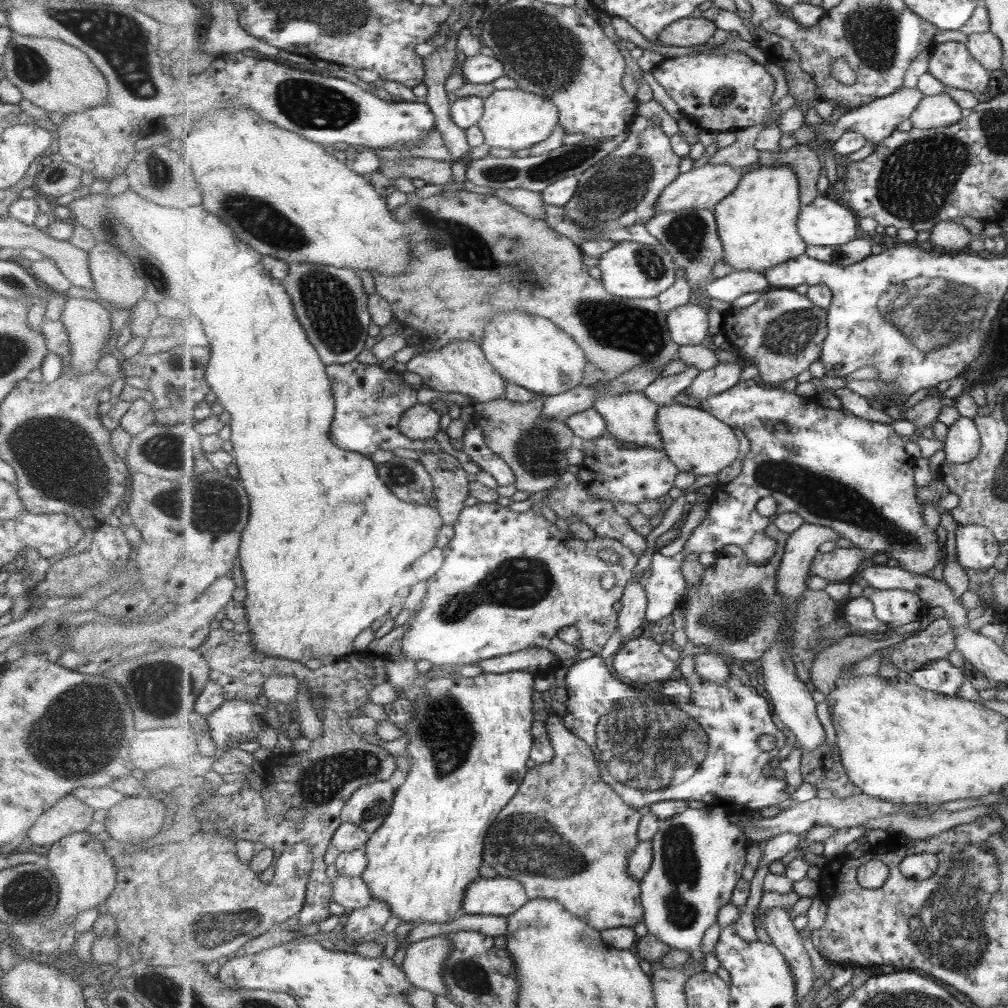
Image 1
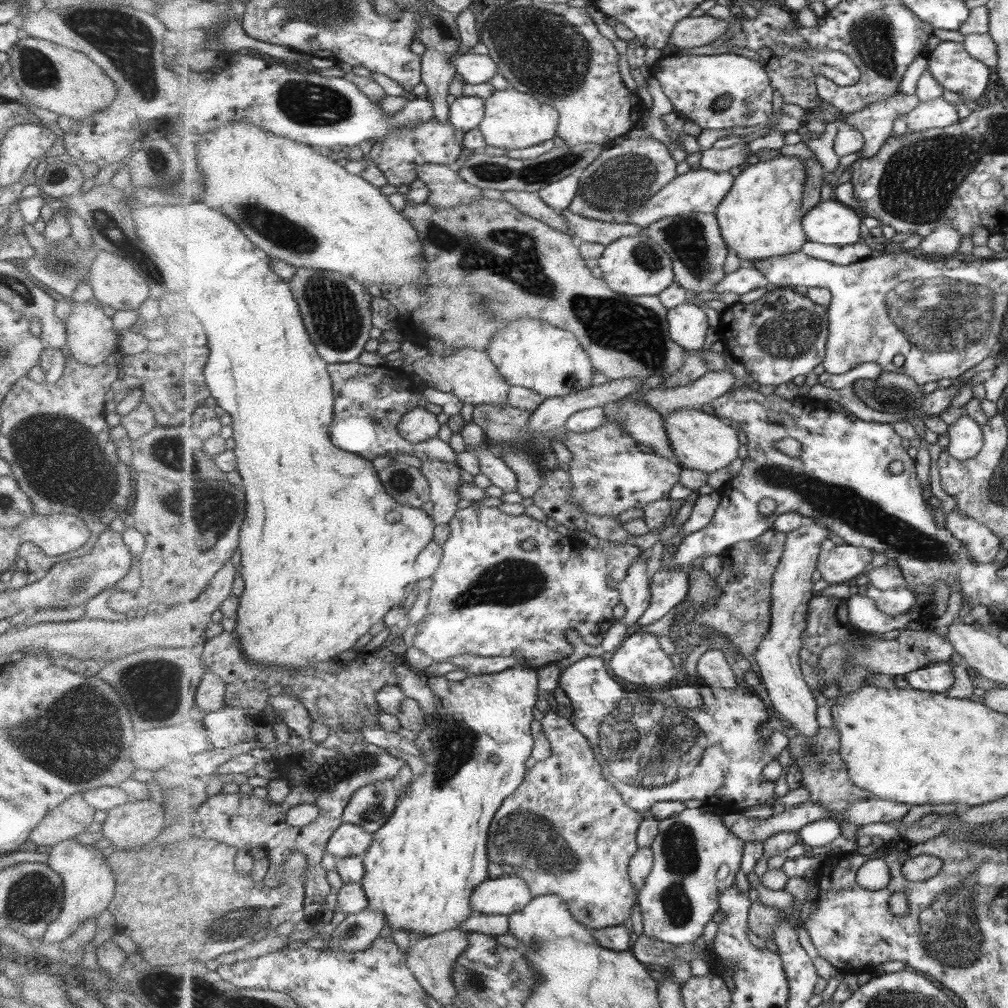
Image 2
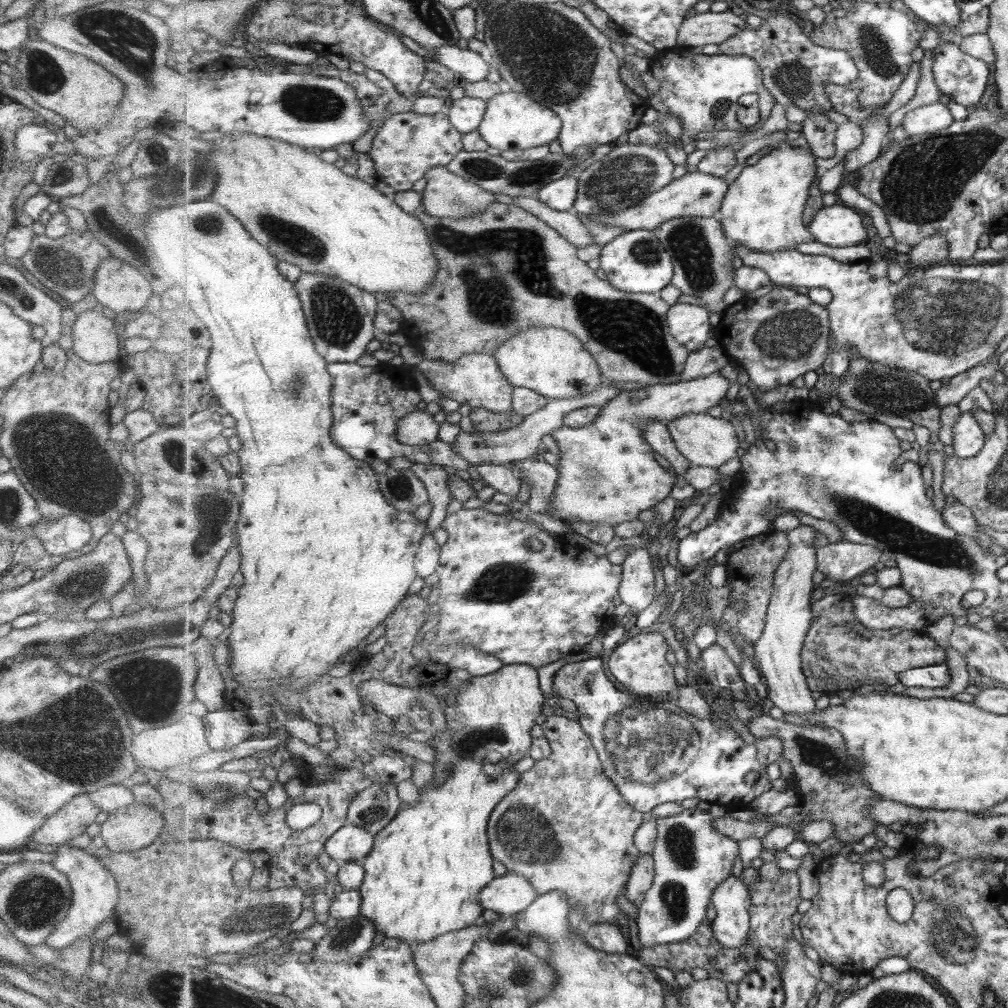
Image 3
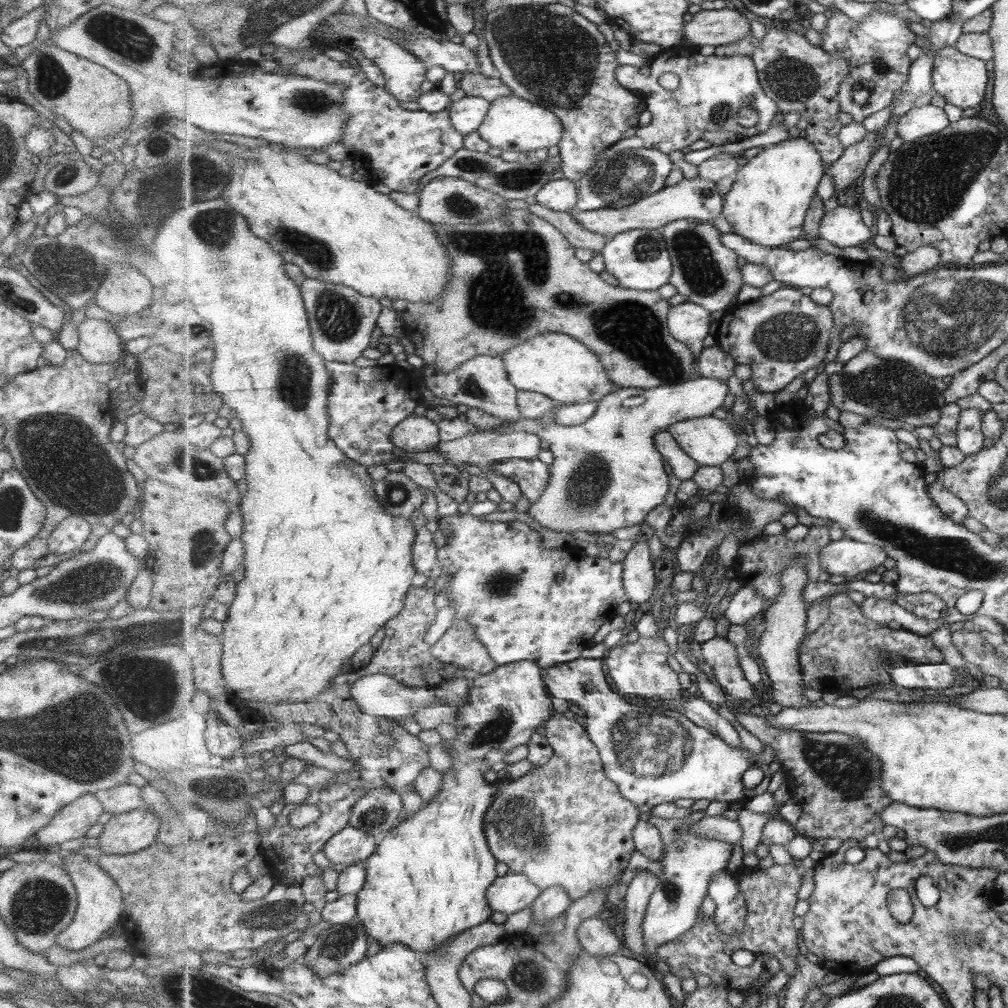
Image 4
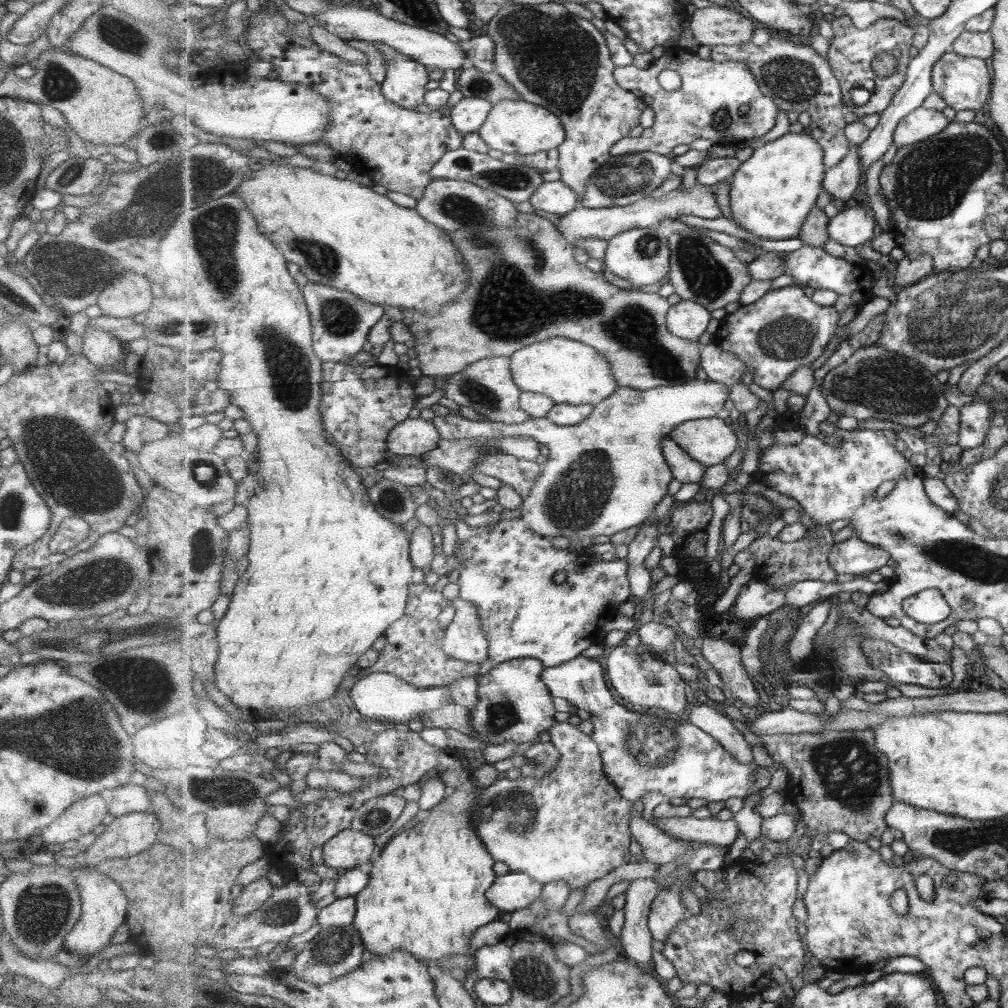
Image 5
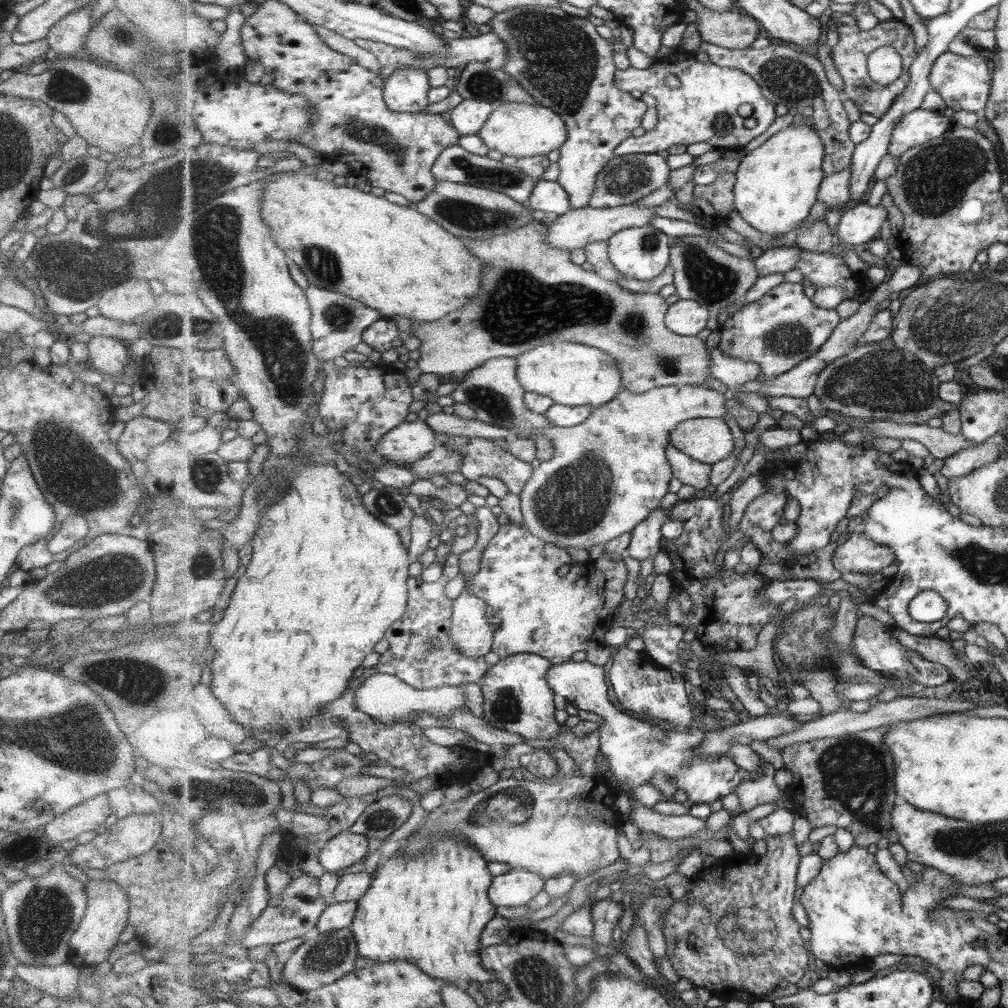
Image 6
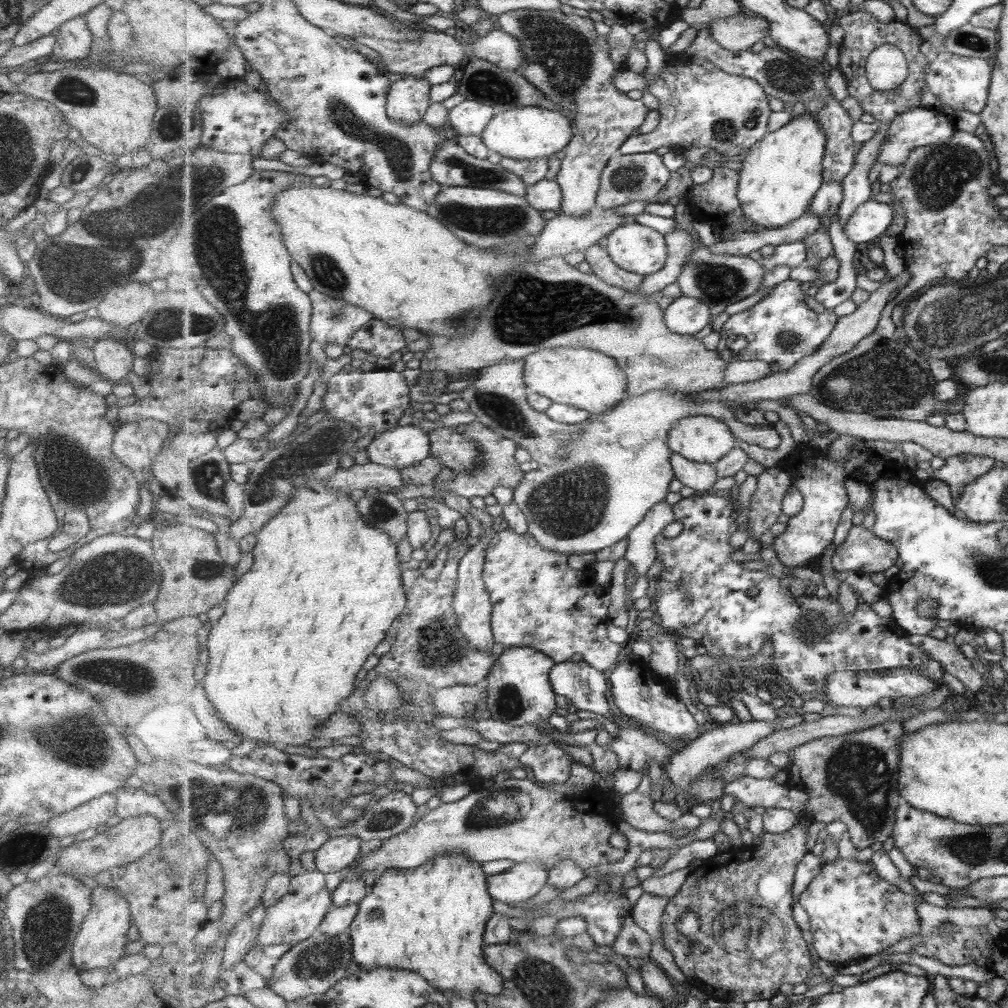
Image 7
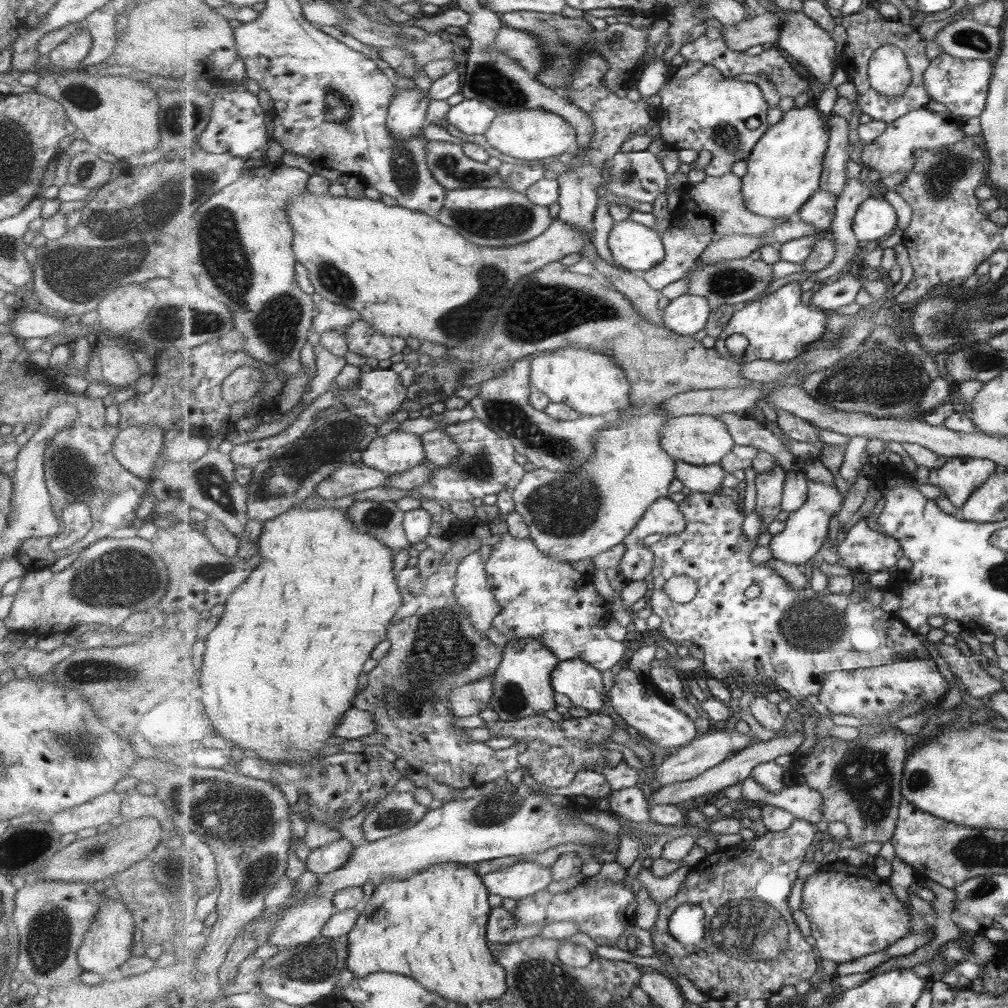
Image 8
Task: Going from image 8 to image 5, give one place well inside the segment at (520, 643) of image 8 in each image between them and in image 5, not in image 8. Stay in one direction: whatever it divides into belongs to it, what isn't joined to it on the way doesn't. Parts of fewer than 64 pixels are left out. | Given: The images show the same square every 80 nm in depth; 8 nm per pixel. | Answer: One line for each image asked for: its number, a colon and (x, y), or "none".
5: (515, 704)
6: (517, 696)
7: (519, 691)

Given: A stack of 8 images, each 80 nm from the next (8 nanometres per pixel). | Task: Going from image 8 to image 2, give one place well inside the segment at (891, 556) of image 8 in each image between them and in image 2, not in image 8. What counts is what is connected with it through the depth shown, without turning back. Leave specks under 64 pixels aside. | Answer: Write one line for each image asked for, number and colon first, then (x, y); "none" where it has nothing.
2: (844, 563)
3: (844, 560)
4: (848, 557)
5: (854, 556)
6: (859, 553)
7: (863, 551)

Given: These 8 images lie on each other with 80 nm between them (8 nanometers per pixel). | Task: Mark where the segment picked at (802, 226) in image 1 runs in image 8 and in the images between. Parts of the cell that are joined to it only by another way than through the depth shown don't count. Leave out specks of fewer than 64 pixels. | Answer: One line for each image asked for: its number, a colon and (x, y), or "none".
2: (831, 222)
3: (839, 225)
4: (845, 226)
5: (854, 225)
6: (862, 223)
7: (871, 220)
8: (876, 217)

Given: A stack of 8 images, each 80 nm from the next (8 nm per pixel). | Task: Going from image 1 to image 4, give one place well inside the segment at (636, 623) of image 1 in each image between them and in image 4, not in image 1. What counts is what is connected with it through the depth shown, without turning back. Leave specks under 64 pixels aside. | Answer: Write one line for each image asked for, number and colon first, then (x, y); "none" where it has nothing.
2: (636, 594)
3: (637, 590)
4: (639, 575)

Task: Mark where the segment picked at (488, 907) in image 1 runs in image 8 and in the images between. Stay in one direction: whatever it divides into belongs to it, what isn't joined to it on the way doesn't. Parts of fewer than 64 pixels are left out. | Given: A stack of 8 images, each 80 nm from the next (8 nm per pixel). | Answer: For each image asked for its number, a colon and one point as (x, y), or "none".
2: (507, 895)
3: (509, 895)
4: (513, 893)
5: (516, 891)
6: (517, 888)
7: (525, 881)
8: (524, 879)

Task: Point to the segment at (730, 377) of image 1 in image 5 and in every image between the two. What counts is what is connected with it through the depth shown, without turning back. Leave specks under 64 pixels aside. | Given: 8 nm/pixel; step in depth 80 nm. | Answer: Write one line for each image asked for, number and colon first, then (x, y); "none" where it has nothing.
2: (666, 401)
3: (608, 473)
4: (607, 474)
5: (608, 474)

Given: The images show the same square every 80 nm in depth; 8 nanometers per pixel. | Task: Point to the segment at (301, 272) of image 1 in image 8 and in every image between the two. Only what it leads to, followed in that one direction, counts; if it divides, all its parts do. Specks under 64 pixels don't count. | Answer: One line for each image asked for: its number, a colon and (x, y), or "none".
2: (338, 312)
3: (341, 316)
4: (342, 320)
5: (342, 322)
6: (339, 322)
7: (335, 321)
8: (331, 316)

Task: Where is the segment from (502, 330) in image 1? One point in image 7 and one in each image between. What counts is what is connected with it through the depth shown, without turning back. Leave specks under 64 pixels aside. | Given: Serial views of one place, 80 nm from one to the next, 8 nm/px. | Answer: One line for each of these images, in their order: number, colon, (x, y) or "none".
2: (532, 353)
3: (551, 361)
4: (558, 365)
5: (572, 373)
6: (573, 374)
7: (582, 378)

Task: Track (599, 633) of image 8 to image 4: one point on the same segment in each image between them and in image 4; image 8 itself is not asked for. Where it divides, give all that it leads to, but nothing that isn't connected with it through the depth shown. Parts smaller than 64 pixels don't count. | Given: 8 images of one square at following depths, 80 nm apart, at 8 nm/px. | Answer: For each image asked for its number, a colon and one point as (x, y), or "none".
4: (502, 580)
5: (508, 570)
6: (533, 608)
7: (539, 601)

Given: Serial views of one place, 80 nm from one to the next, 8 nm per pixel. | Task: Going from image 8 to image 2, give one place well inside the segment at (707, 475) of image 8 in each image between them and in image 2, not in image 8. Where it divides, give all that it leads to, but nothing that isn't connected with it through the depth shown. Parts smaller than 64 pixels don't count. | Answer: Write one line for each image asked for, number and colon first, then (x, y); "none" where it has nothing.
2: (634, 414)
3: (658, 435)
4: (684, 466)
5: (686, 469)
6: (687, 470)
7: (701, 477)

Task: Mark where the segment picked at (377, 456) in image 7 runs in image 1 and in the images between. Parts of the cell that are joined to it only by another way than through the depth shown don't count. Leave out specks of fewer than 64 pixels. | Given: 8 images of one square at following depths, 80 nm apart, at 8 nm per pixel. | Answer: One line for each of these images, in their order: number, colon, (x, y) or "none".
1: (420, 423)
2: (419, 425)
3: (418, 428)
4: (416, 434)
5: (415, 437)
6: (411, 441)

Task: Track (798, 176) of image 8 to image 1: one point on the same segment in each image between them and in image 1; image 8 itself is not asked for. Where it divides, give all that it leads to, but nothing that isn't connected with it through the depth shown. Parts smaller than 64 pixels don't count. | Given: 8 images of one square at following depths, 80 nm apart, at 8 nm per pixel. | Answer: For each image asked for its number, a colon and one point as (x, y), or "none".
1: (758, 222)
2: (761, 217)
3: (764, 209)
4: (768, 202)
5: (773, 192)
6: (778, 183)
7: (781, 174)

